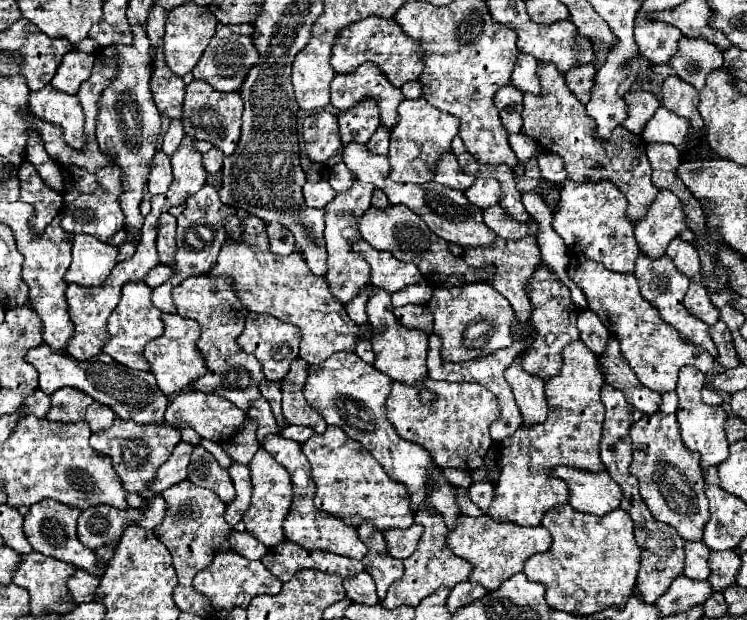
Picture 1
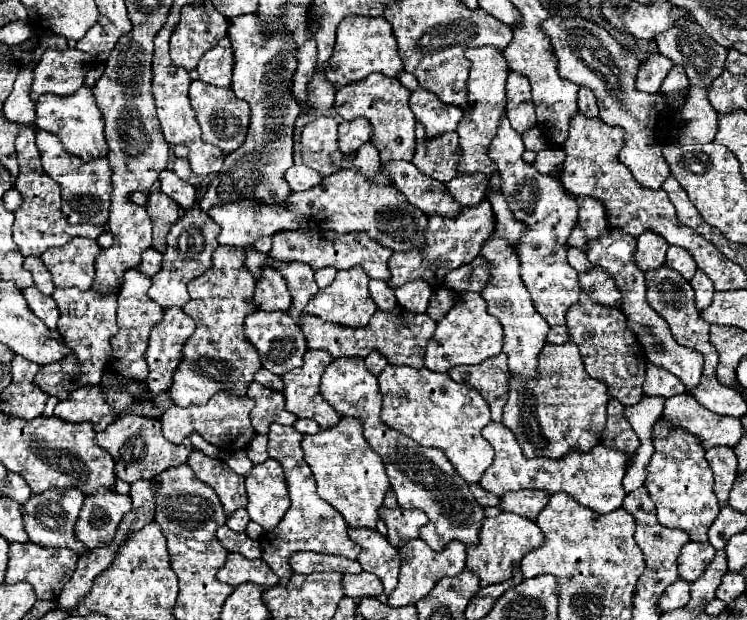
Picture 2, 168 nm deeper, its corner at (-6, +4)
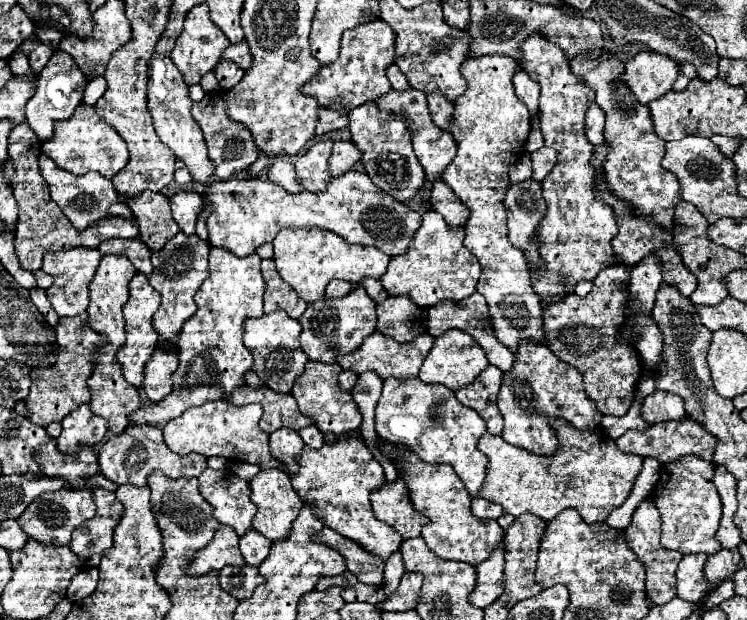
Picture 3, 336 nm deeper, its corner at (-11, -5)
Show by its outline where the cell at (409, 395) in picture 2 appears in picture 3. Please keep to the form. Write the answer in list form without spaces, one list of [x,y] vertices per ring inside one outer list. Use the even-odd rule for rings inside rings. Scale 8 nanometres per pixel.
[[[387,378],[375,412],[375,432],[385,442],[413,450],[423,462],[451,464],[471,496],[483,484],[487,458],[477,448],[477,442],[487,432],[487,426],[475,410],[459,404],[455,392],[441,384],[425,384],[419,378]]]

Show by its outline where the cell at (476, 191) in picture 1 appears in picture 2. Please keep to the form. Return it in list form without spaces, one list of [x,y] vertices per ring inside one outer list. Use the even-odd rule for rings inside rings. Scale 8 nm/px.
[[[474,173],[474,175],[458,175],[452,181],[446,183],[450,191],[454,191],[454,199],[462,205],[478,205],[486,195],[486,175]]]

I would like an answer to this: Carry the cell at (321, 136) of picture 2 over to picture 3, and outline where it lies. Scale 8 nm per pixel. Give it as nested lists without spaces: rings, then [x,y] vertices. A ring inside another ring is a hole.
[[[319,140],[295,162],[297,180],[305,190],[319,192],[331,182],[331,174],[327,172],[327,156],[331,154],[331,148],[331,140]]]

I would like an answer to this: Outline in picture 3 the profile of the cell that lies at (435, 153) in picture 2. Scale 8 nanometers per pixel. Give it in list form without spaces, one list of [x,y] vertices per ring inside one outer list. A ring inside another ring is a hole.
[[[407,88],[403,92],[397,92],[397,90],[389,90],[387,94],[379,96],[375,100],[375,104],[379,106],[379,110],[383,112],[389,112],[389,114],[401,114],[403,120],[407,122],[407,130],[411,134],[411,142],[413,142],[413,150],[421,162],[421,166],[425,168],[425,174],[427,174],[427,180],[429,182],[435,182],[435,180],[441,180],[441,172],[443,168],[447,168],[447,164],[451,164],[451,160],[455,158],[455,140],[453,136],[447,132],[447,130],[441,130],[433,124],[431,120],[431,114],[427,110],[427,100],[425,100],[425,94],[415,90],[415,88]]]

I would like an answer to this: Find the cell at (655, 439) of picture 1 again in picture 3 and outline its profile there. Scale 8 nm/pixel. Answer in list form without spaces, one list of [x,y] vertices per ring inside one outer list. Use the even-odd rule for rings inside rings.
[[[687,456],[675,464],[661,468],[659,482],[653,490],[653,502],[661,512],[661,544],[663,548],[687,554],[717,554],[721,544],[715,540],[715,532],[721,520],[721,498],[713,484],[715,466],[697,456]]]

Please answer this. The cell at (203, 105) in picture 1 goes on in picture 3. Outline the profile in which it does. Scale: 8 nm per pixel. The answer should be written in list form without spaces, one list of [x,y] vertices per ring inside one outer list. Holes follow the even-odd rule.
[[[205,94],[205,98],[201,102],[195,102],[191,108],[191,116],[203,130],[205,144],[209,150],[209,160],[215,164],[213,174],[219,180],[229,180],[231,176],[249,168],[259,156],[259,150],[255,148],[251,132],[247,132],[247,128],[243,128],[243,124],[235,124],[233,120],[227,120],[225,108],[227,106],[223,104],[223,100],[219,100],[219,94]]]

